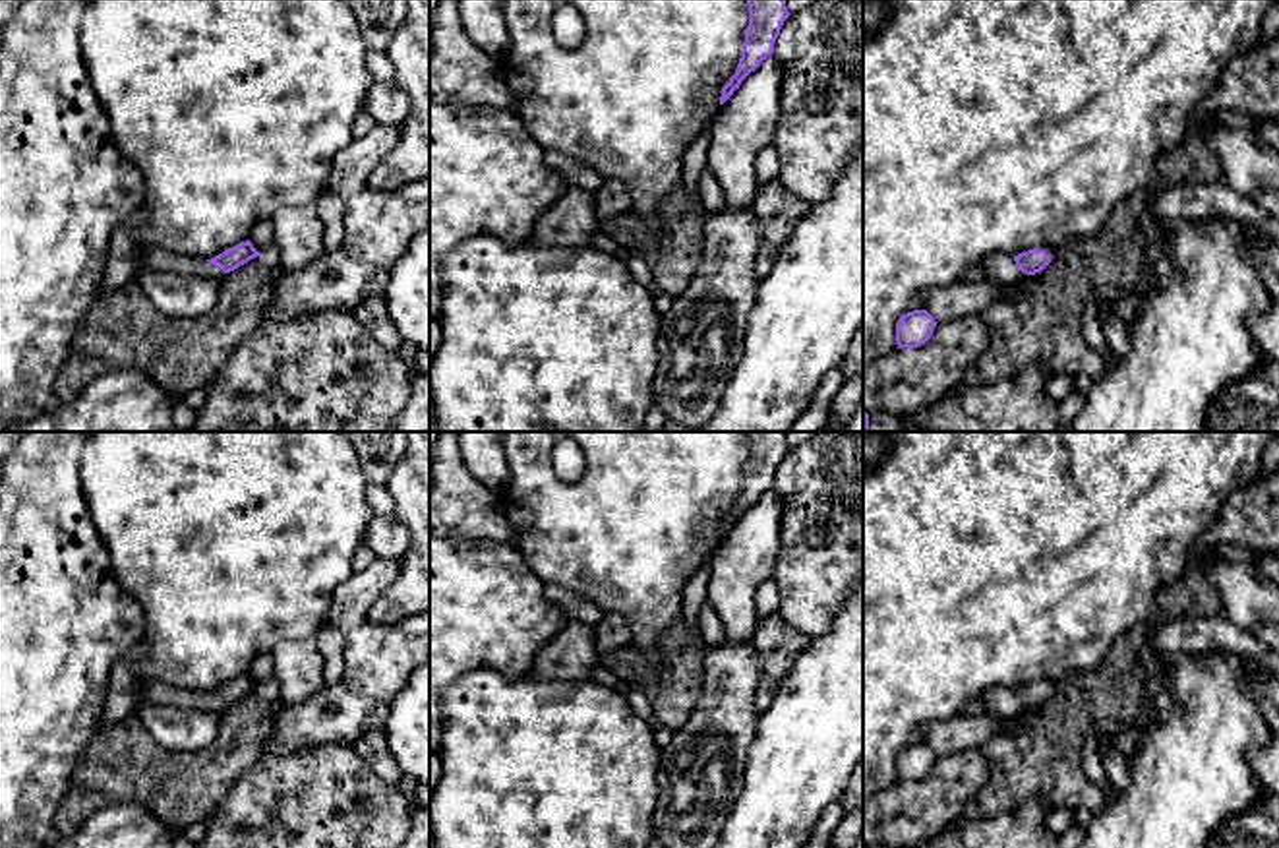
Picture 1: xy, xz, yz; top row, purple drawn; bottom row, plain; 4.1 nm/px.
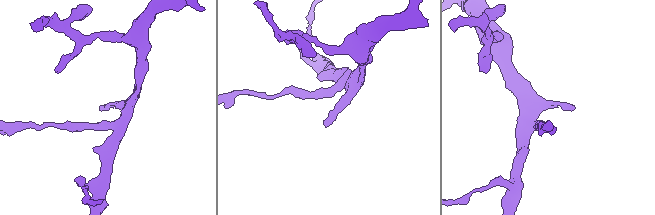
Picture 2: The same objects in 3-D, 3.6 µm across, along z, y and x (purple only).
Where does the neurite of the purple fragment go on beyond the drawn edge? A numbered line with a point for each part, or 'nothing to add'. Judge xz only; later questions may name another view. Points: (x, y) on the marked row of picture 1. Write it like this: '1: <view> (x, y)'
nothing to add

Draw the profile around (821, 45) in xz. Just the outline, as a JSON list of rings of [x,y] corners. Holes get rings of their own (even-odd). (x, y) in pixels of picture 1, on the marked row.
[[[813,0],[789,14],[772,56],[784,64],[782,114],[772,139],[778,182],[789,194],[817,203],[832,194],[863,143],[863,0]]]

